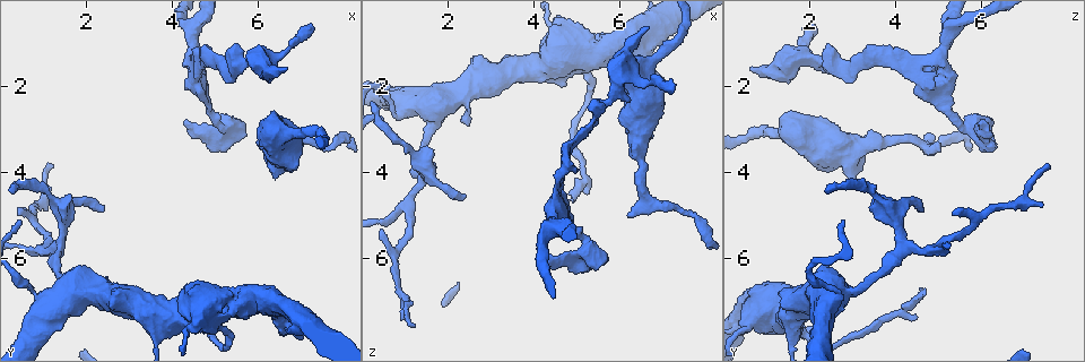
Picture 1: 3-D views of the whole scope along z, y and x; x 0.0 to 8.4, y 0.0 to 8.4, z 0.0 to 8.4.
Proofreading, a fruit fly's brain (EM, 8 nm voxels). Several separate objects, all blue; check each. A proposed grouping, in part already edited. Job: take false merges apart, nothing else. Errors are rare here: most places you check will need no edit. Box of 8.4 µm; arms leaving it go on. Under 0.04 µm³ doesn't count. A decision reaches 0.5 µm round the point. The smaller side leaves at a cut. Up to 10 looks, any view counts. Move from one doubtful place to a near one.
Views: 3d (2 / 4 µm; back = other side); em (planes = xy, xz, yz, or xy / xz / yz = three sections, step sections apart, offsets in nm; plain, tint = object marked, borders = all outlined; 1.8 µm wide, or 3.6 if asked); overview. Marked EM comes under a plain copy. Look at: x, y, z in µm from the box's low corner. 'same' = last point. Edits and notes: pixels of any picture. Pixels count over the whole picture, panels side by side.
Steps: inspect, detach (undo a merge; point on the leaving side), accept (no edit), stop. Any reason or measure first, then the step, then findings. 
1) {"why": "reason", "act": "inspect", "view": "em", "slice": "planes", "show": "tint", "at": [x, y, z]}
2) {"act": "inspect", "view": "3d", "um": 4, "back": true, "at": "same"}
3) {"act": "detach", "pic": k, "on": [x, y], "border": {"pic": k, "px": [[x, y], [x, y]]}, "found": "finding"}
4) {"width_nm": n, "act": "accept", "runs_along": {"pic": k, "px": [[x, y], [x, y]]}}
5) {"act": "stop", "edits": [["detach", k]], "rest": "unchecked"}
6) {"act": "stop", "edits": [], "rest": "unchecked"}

{"why": "three-way junction", "act": "inspect", "view": "em", "slice": "planes", "show": "tint", "at": [4.60, 1.55, 4.20]}

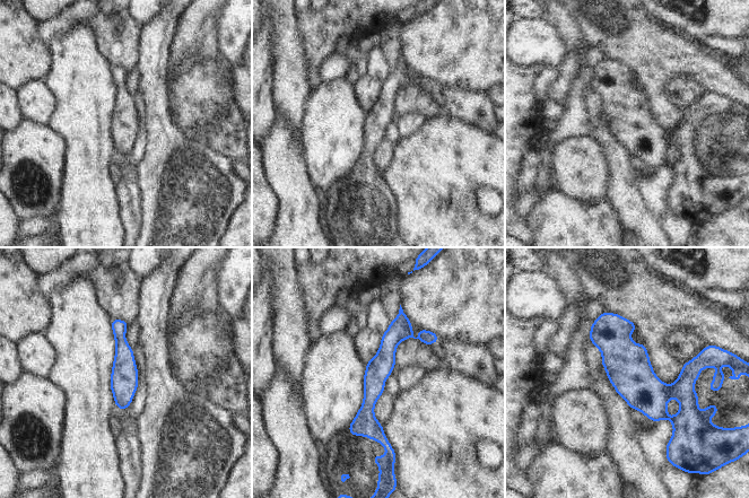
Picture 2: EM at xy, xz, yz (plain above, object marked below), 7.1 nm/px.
{"width_nm": 180, "act": "accept", "runs_along": {"pic": 2, "px": [[401, 314], [368, 402], [384, 442]]}, "found": "one neuron here"}

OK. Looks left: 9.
{"why": "arms part here", "act": "inspect", "view": "em", "slice": "yz", "step": 16, "show": "tint", "at": [6.00, 1.45, 1.45]}

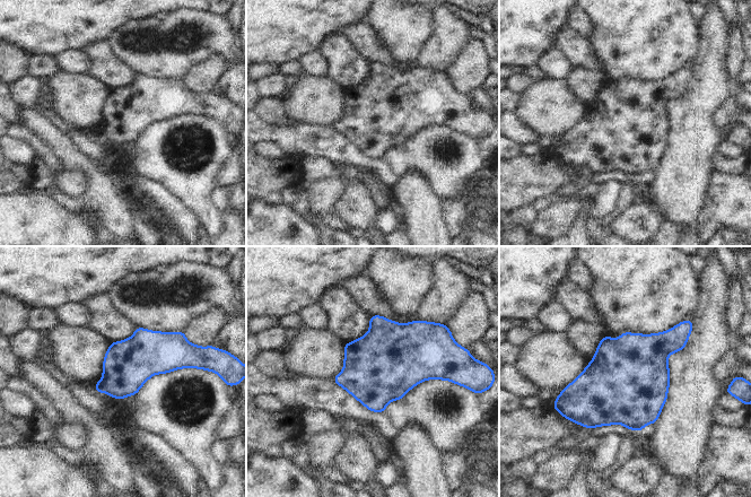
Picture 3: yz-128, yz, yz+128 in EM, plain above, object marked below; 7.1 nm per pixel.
{"act": "accept", "found": "all the same neuron"}

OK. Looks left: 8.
{"why": "three arms meet", "act": "inspect", "view": "3d", "um": 4, "at": [3.75, 7.50, 1.60]}

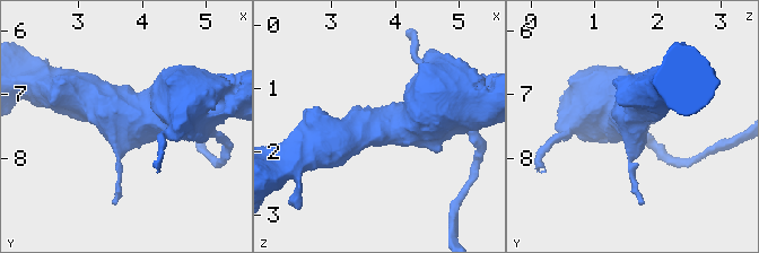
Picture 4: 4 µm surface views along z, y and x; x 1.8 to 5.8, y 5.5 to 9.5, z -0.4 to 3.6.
{"arms": 3, "why": "shape alone is not enough", "act": "inspect", "view": "em", "slice": "planes", "show": "tint", "at": [3.80, 7.55, 1.60]}

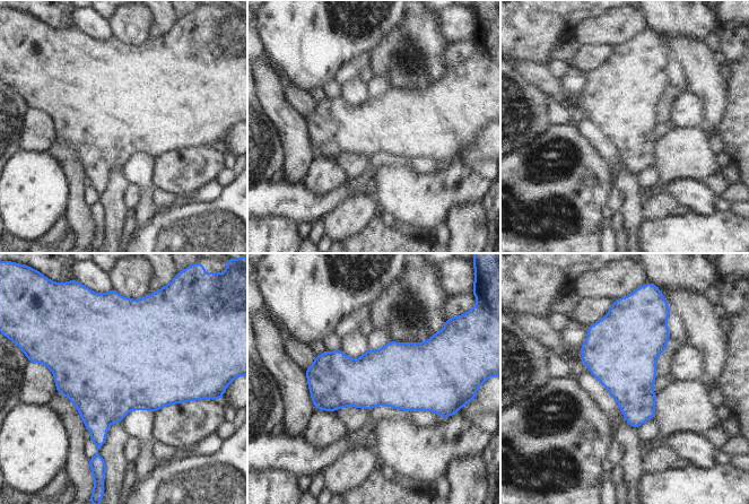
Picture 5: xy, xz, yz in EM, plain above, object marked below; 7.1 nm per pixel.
{"act": "accept", "found": "one neuron here"}

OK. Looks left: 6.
{"why": "four-way junction", "act": "inspect", "view": "em", "um": 3.6, "slice": "xz", "step": 8, "show": "tint", "at": [1.70, 6.75, 2.75]}

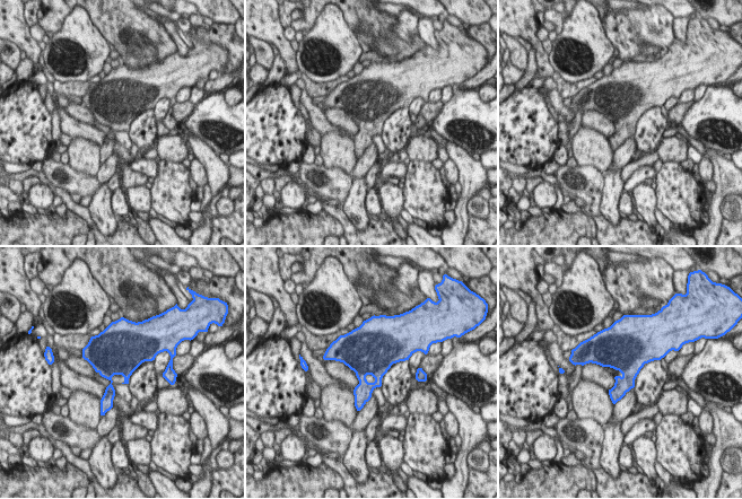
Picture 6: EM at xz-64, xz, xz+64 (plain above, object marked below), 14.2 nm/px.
{"act": "inspect", "view": "em", "um": 3.6, "slice": "planes", "show": "tint", "at": "same"}

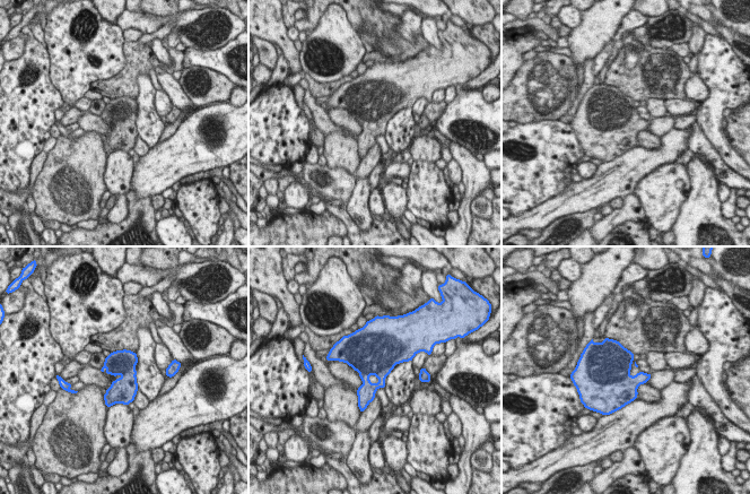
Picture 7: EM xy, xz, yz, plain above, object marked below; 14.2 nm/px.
{"act": "accept", "found": "one neuron here"}

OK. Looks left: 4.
{"act": "stop", "edits": [], "rest": "unchecked"}

